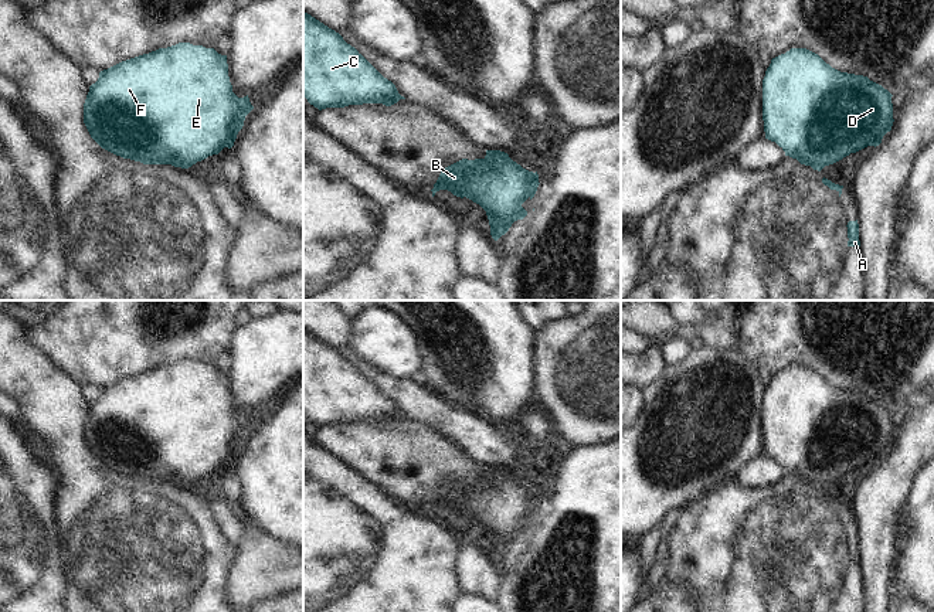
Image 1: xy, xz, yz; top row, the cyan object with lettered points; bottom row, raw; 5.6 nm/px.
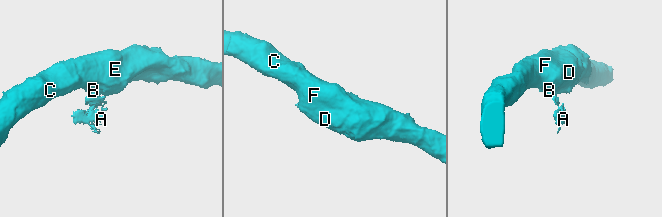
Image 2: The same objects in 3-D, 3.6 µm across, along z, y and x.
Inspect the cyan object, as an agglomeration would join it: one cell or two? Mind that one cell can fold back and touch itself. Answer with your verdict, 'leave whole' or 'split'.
split

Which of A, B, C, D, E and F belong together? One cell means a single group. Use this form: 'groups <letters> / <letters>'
groups A / B C D E F

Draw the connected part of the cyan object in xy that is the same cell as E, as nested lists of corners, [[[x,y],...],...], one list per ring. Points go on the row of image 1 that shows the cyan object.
[[[179,42],[101,71],[84,103],[84,123],[91,137],[116,156],[140,163],[169,160],[174,167],[189,169],[208,156],[218,154],[224,147],[231,149],[252,109],[248,95],[238,98],[232,92],[227,55],[214,48]]]

